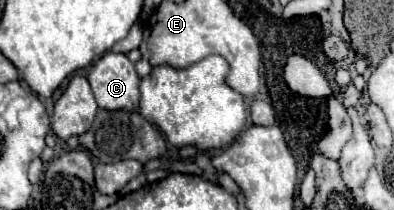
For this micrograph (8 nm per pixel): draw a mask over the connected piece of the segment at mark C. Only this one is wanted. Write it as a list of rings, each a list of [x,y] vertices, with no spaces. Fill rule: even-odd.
[[[106,53],[90,69],[88,83],[92,85],[96,103],[106,111],[136,111],[140,103],[140,77],[134,63],[126,55]]]

